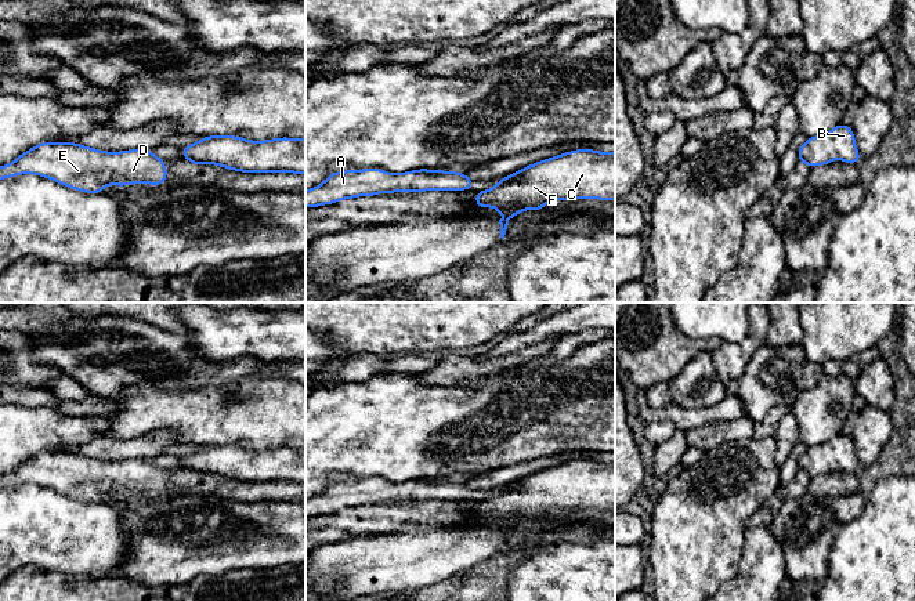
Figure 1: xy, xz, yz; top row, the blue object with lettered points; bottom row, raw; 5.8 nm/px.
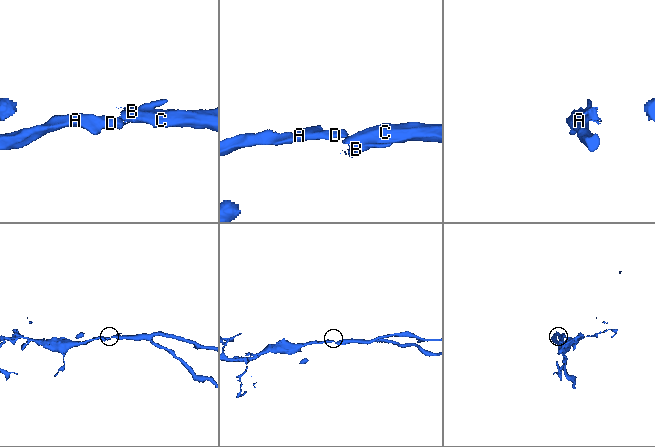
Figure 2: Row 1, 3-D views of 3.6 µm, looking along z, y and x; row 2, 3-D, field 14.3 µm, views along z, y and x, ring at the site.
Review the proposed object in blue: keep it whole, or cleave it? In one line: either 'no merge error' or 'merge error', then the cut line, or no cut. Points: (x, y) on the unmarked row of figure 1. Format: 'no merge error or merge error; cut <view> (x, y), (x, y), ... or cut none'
merge error; cut xy (190, 470), (205, 473)

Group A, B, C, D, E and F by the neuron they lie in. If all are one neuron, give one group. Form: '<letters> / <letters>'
A D E / B C F

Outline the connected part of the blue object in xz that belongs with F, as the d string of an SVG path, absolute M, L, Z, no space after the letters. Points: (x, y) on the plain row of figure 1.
M575 459L554 467L547 467L513 482L493 497L475 503L474 514L496 517L500 528L500 546L504 548L509 529L522 519L542 519L551 508L601 508L615 510L615 461L598 461L594 459Z

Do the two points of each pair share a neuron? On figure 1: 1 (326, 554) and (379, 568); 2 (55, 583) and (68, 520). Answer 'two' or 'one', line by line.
1: one
2: two

